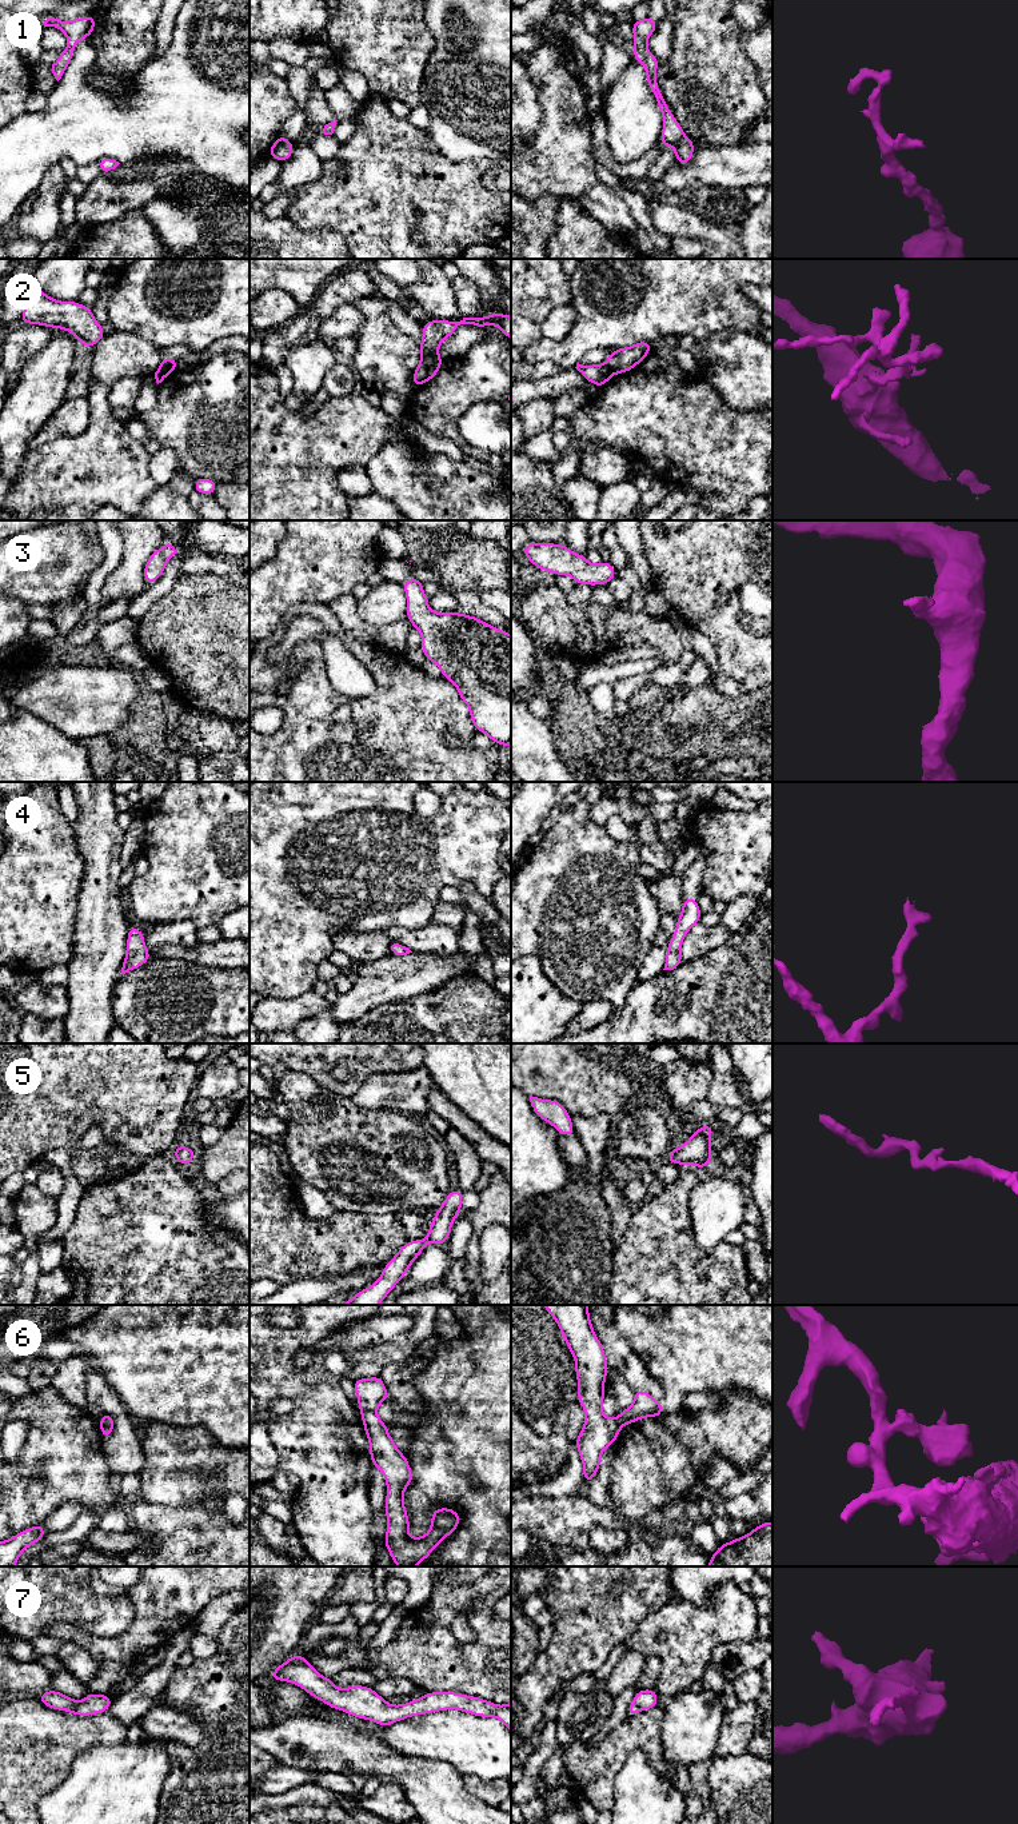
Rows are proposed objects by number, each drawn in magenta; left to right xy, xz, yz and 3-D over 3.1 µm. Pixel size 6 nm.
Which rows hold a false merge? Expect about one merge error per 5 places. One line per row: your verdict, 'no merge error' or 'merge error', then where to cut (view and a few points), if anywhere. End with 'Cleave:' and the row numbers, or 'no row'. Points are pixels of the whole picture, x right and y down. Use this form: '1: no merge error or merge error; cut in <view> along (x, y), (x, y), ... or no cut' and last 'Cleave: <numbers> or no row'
1: no merge error; no cut
2: merge error; cut in xz along (436, 352), (420, 356)
3: no merge error; no cut
4: no merge error; no cut
5: no merge error; no cut
6: merge error; cut in xz along (375, 1411), (363, 1411), (360, 1413)
7: no merge error; no cut
Cleave: 2, 6

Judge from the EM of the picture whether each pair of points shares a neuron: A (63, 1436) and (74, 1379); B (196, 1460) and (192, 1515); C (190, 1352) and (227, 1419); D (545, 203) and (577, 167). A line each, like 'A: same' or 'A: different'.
A: different
B: different
C: same
D: different

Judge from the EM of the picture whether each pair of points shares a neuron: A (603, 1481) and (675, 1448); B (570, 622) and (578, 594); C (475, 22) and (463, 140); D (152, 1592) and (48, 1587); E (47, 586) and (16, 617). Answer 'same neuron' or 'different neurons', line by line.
A: different neurons
B: different neurons
C: same neuron
D: different neurons
E: different neurons

